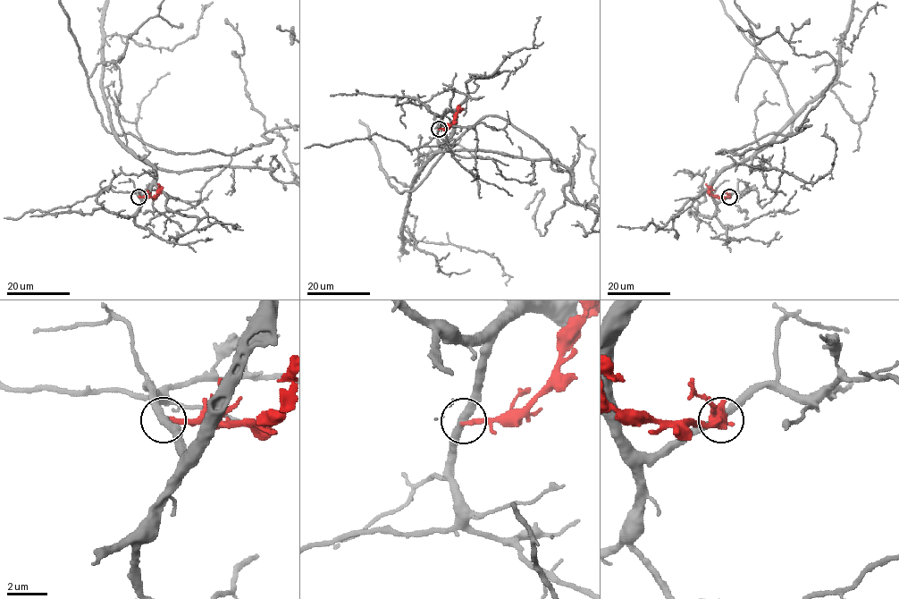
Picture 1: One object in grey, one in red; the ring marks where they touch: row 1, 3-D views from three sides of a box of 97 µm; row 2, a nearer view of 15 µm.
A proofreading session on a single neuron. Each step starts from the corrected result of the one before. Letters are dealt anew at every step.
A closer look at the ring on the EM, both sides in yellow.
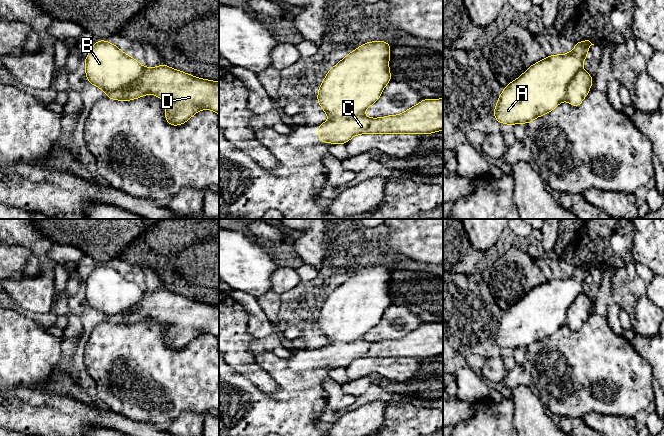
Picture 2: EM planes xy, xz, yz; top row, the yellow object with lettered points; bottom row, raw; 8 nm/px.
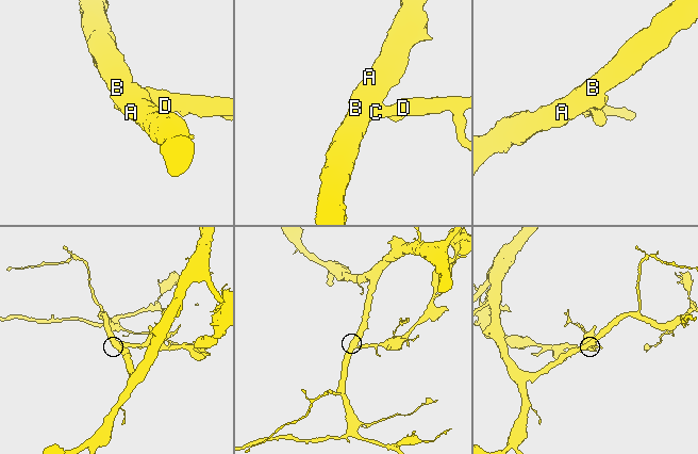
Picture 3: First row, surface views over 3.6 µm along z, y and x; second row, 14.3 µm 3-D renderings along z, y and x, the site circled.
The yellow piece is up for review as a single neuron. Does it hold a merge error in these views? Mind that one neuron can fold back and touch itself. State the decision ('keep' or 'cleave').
cleave

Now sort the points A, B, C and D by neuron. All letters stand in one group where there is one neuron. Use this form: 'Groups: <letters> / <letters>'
Groups: A B / C D

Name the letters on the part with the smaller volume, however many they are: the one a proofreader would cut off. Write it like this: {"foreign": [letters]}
{"foreign": ["C", "D"]}

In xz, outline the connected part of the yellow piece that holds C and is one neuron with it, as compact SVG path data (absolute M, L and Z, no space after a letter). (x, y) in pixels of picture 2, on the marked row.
M443 98L423 99L399 115L332 118L318 125L321 143L346 144L358 134L430 134L443 130Z

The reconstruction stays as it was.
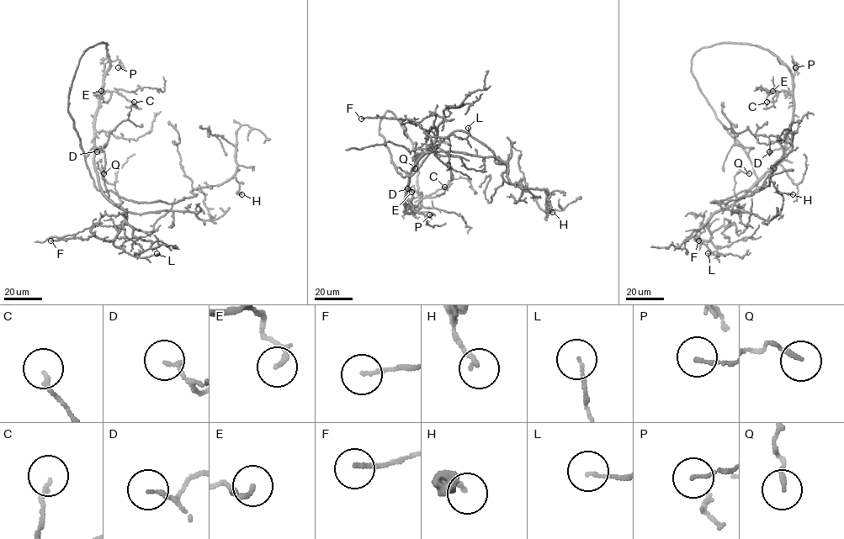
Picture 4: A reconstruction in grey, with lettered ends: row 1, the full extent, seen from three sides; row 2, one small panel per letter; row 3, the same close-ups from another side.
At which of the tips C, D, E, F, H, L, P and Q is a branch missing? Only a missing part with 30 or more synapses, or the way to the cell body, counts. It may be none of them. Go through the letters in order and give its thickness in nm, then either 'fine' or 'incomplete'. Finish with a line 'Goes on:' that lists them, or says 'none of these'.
C: calibre 130 nm; fine
D: calibre 130 nm; fine
E: calibre 150 nm; fine
F: calibre 140 nm; incomplete
H: calibre 160 nm; fine
L: calibre 110 nm; fine
P: calibre 110 nm; fine
Q: calibre 150 nm; fine
Goes on: F

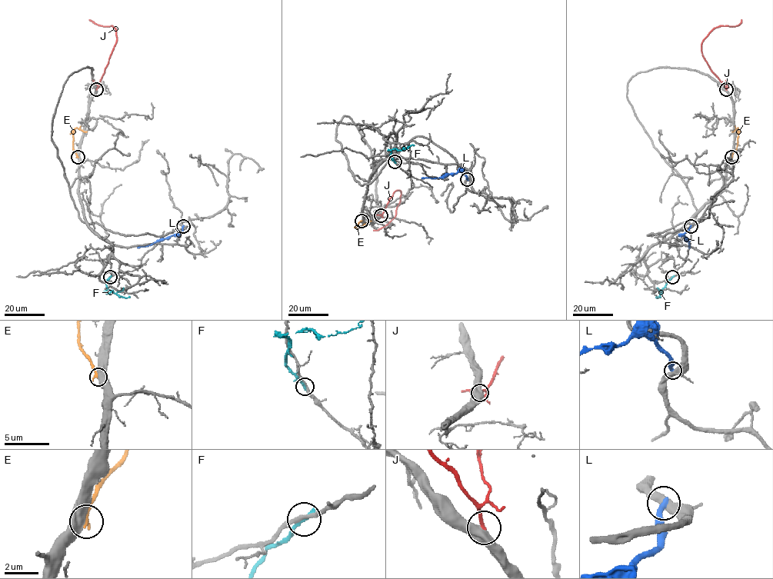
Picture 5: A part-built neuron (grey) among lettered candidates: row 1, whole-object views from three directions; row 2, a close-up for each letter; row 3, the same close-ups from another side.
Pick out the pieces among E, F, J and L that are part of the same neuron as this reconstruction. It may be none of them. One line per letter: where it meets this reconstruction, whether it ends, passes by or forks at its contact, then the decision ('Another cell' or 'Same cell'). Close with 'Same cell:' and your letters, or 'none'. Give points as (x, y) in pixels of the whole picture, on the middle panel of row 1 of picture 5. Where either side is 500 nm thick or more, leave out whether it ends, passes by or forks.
E: Touches grey at (361, 221). It ends there. Another cell
F: Touches grey at (394, 161). It ends there. Another cell
J: Touches grey at (381, 215). Same cell
L: Touches grey at (467, 179). It ends there. Another cell
Same cell: J

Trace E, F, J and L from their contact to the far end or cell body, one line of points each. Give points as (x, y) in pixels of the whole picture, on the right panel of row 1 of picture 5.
E: (731, 156), (737, 148), (738, 128), (731, 131)
F: (672, 277), (660, 292), (661, 296), (656, 297), (656, 296)
J: (726, 90), (702, 55), (701, 44), (714, 28), (738, 25), (741, 19)
L: (691, 226), (682, 234), (689, 242), (689, 247)

